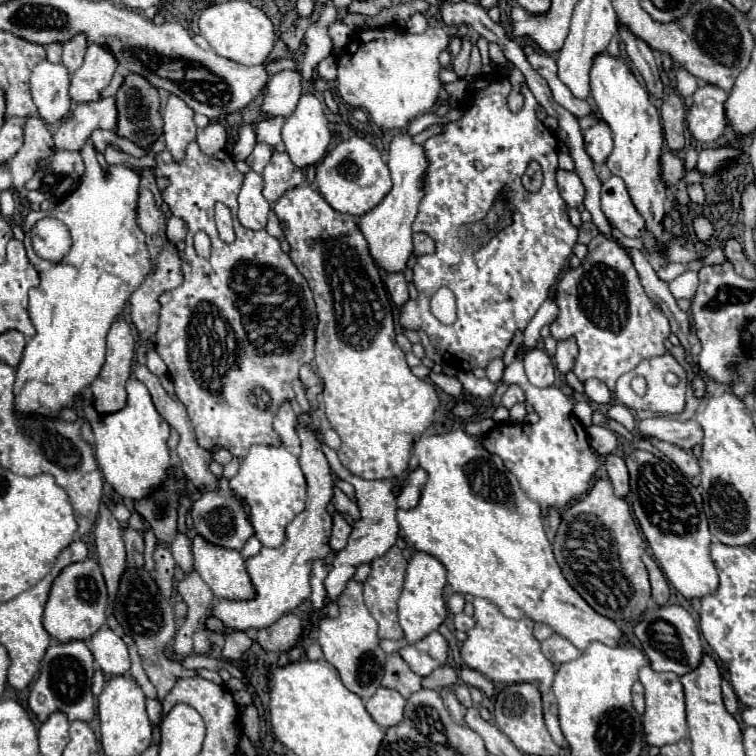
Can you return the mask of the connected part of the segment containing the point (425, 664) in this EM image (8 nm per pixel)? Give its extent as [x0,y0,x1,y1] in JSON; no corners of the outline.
[400,633,448,677]

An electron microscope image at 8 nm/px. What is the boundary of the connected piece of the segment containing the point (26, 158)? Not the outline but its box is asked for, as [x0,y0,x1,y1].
[8,117,54,195]

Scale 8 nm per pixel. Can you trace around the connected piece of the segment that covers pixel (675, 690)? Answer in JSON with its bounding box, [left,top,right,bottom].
[640,667,688,745]

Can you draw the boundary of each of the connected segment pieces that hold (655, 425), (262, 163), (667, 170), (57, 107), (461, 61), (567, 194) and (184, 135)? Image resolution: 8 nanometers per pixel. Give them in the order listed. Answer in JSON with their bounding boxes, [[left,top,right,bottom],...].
[[638,417,702,451],[246,143,274,173],[662,153,686,185],[30,61,72,123],[452,39,472,79],[558,169,586,207],[162,95,196,161]]

